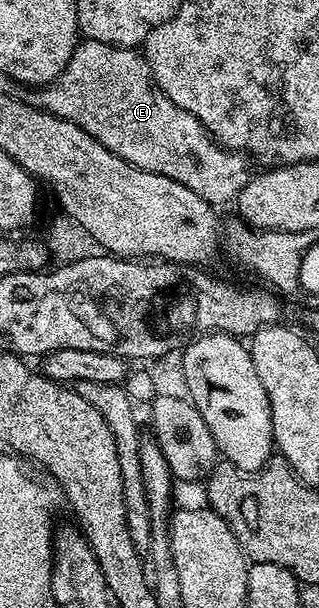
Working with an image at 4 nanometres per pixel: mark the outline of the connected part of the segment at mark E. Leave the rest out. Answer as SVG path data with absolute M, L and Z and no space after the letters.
M82 39L57 79L48 86L38 87L34 92L37 92L31 97L34 108L55 114L67 122L75 122L75 126L91 134L91 138L99 141L111 154L123 158L139 170L163 174L163 178L171 178L187 186L187 190L195 190L199 198L211 205L232 205L251 178L250 157L234 152L231 148L224 148L194 116L175 106L171 98L163 95L161 87L149 75L149 63L140 51Z

